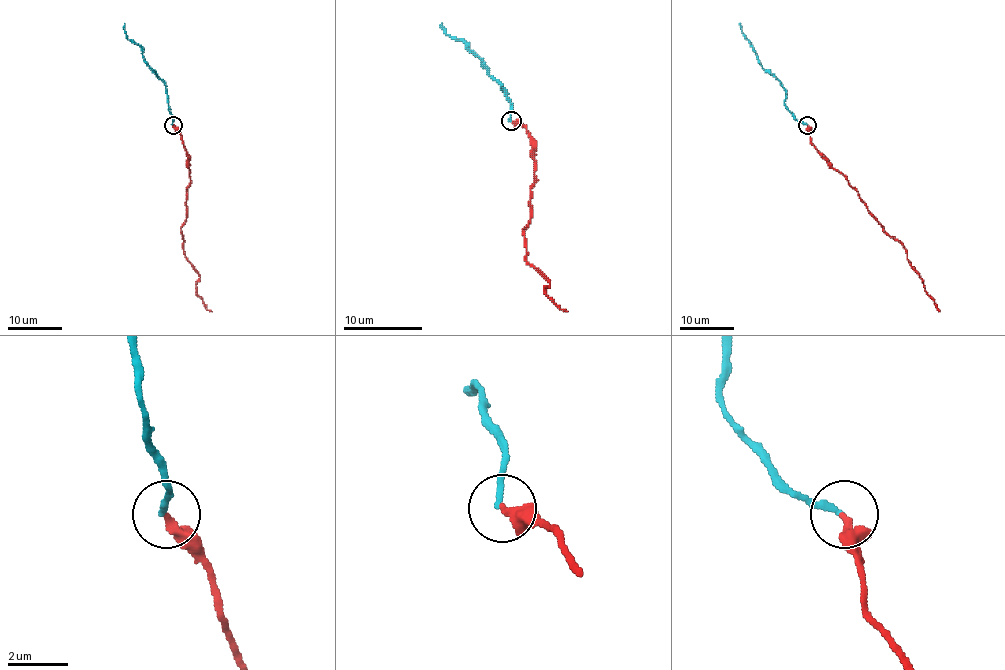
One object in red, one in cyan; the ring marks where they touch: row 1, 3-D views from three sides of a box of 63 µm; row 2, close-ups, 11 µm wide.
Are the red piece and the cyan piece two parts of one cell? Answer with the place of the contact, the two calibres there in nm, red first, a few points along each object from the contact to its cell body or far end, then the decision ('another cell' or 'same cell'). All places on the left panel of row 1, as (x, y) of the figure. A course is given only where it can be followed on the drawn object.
at (173, 125); 320 nm thick on the red side, 200 nm on the other; red runs (172, 124), (180, 135), (190, 177), (186, 221), (180, 228), (183, 250), (200, 276), (195, 293), (212, 311); cyan runs (172, 124), (165, 85), (149, 67), (141, 48), (127, 38), (125, 23); same cell

